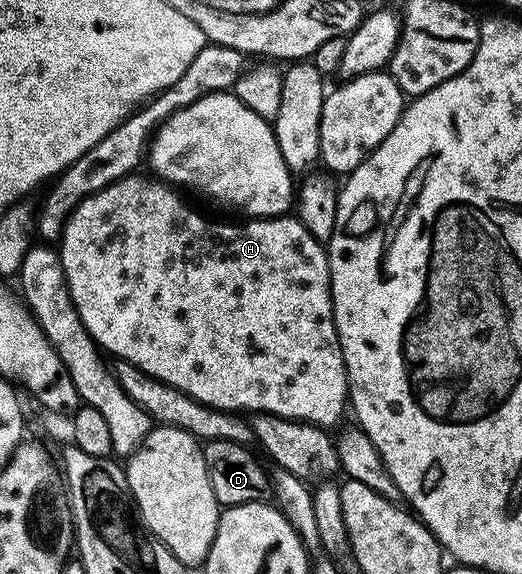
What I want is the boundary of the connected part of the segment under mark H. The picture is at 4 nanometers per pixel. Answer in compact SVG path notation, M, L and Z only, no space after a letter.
M130 175L123 177L118 181L113 181L107 187L103 187L103 191L92 193L89 197L84 197L75 207L75 211L67 219L65 230L61 232L59 238L59 252L61 255L61 266L65 272L65 282L69 288L69 300L75 303L75 311L79 311L79 319L83 323L83 327L97 342L98 346L106 354L114 353L114 358L131 363L135 367L139 367L139 371L143 371L147 375L151 375L155 379L159 379L163 383L167 383L176 389L182 389L191 399L195 399L199 403L203 403L208 409L221 409L224 413L232 413L234 415L252 415L255 413L269 413L272 417L282 417L288 421L305 421L309 425L317 425L318 428L329 431L332 425L337 425L344 419L345 413L347 417L347 402L349 401L349 382L346 375L346 363L343 359L342 347L338 339L338 331L333 326L333 300L329 294L329 255L326 246L322 242L316 241L311 235L311 231L307 231L307 227L303 227L303 223L297 220L296 216L286 215L284 217L258 217L256 219L246 220L246 225L213 225L213 221L209 217L204 217L201 213L196 213L183 198L180 197L178 190L174 186L158 179L156 176L137 177L138 175Z

